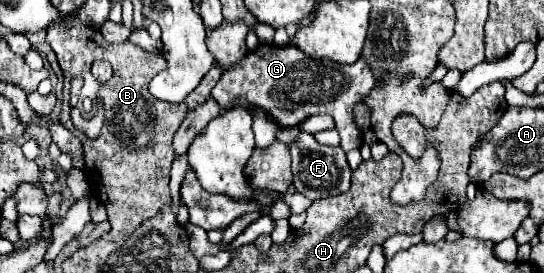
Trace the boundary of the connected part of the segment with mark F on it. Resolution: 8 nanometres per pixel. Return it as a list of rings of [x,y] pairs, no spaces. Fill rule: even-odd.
[[[302,132],[294,144],[290,144],[292,152],[292,174],[296,190],[310,200],[318,200],[324,196],[334,196],[346,192],[350,188],[350,166],[342,148],[332,148],[316,142],[316,138],[308,132]]]

